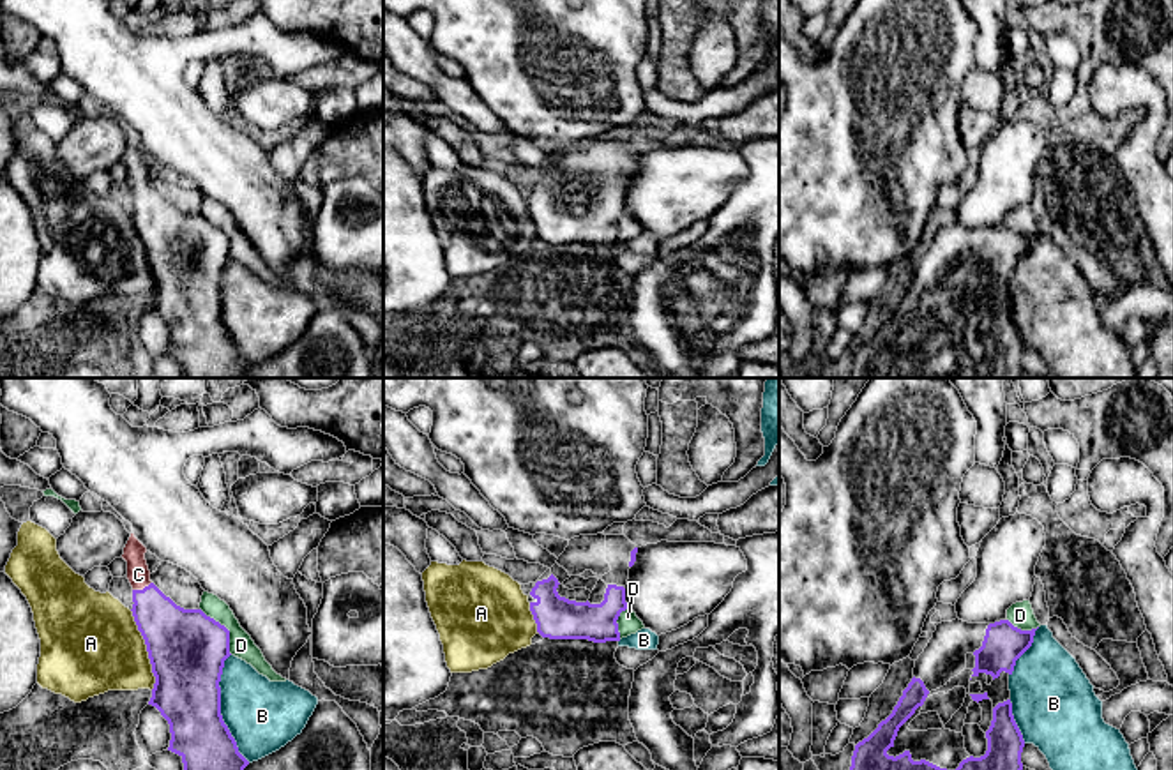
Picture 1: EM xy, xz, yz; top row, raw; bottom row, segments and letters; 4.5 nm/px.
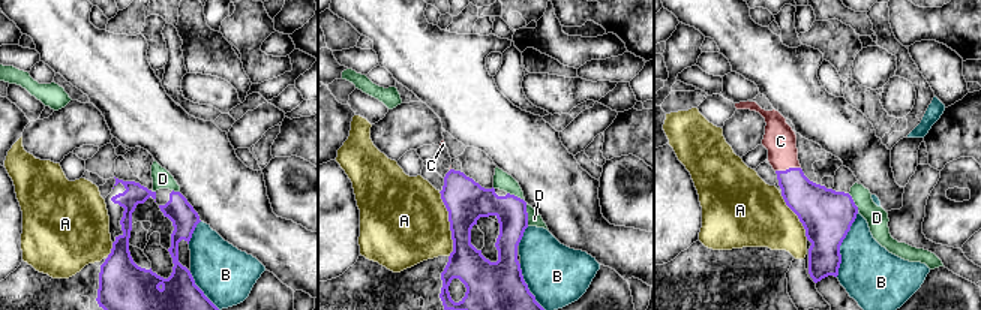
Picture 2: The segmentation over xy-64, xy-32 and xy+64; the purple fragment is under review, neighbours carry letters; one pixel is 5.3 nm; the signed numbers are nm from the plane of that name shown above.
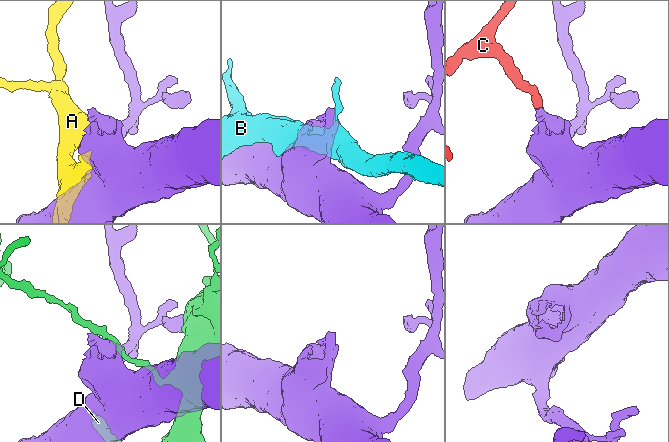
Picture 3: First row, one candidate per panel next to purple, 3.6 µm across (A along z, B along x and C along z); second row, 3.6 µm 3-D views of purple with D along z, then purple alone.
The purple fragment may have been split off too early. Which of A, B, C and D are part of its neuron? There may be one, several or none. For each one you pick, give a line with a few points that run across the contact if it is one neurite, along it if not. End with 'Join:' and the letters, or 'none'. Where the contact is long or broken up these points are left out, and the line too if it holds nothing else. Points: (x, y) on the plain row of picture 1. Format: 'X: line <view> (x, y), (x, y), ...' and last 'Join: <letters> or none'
C: line xy (172, 239), (152, 216), (143, 193), (138, 179)
Join: C

